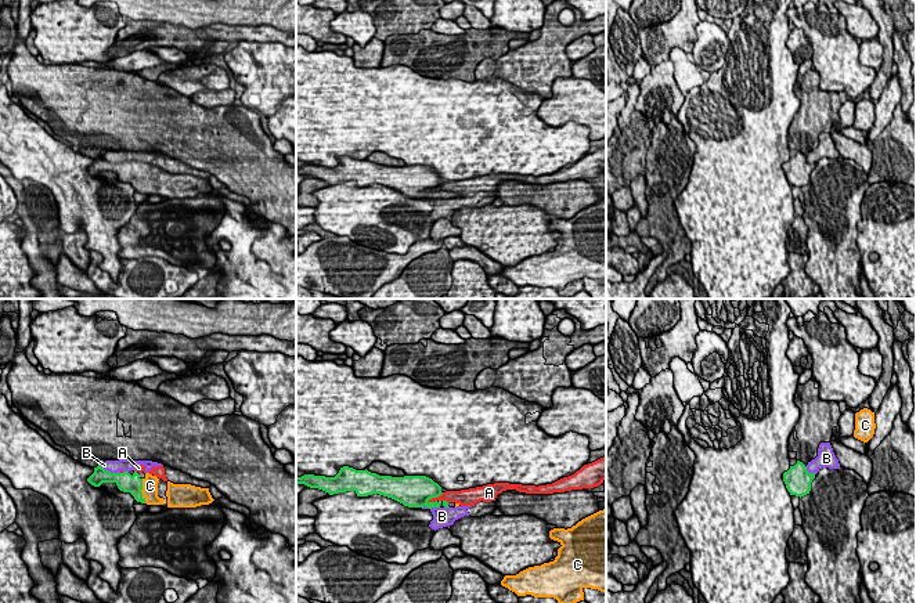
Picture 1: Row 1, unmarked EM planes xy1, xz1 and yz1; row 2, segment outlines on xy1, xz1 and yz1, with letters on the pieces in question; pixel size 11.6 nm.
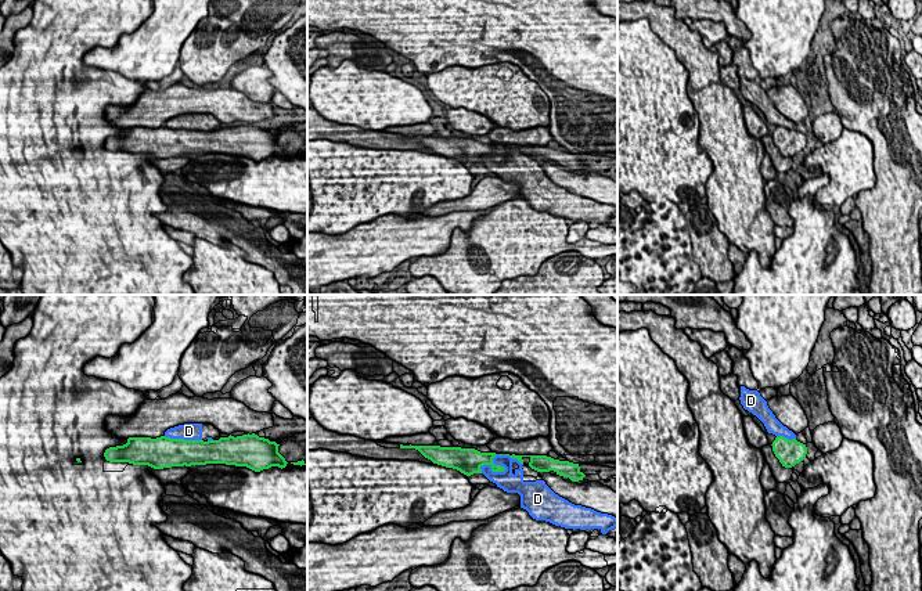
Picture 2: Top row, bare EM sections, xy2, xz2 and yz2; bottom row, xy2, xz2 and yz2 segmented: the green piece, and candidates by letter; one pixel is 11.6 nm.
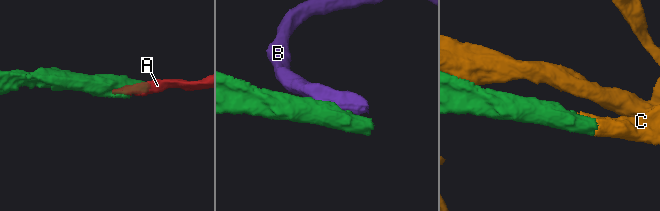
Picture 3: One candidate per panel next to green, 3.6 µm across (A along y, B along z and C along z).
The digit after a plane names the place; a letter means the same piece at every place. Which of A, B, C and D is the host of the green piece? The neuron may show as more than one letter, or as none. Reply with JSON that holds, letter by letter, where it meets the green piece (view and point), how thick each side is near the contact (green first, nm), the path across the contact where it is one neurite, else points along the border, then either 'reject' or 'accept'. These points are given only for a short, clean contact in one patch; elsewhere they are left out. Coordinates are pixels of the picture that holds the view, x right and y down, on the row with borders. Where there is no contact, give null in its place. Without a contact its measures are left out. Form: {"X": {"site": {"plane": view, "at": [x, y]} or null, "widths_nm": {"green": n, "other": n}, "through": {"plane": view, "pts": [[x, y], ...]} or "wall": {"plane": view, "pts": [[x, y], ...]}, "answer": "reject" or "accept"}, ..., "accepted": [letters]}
{"A": {"site": {"plane": "xz1", "at": [435, 497]}, "widths_nm": {"green": 380, "other": 130}, "answer": "reject"}, "B": {"site": {"plane": "xy1", "at": [110, 472]}, "widths_nm": {"green": 220, "other": 160}, "wall": {"plane": "xy1", "pts": [[98, 465], [119, 473]]}, "answer": "reject"}, "C": {"site": {"plane": "xy1", "at": [140, 491]}, "widths_nm": {"green": 220, "other": 190}, "answer": "accept"}, "D": {"site": {"plane": "xz2", "at": [496, 454]}, "widths_nm": {"green": 200, "other": 140}, "answer": "reject"}, "accepted": ["C"]}

